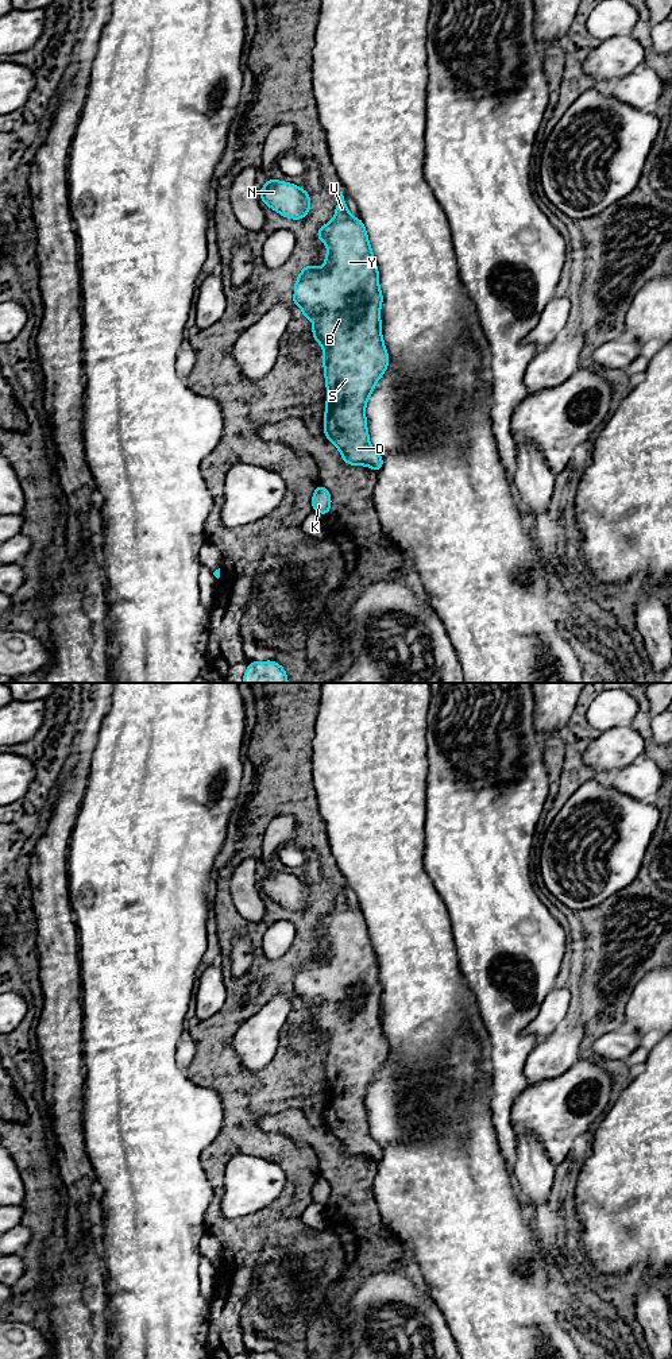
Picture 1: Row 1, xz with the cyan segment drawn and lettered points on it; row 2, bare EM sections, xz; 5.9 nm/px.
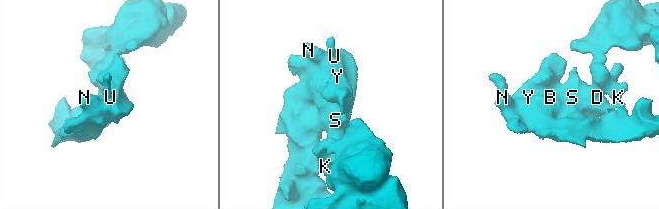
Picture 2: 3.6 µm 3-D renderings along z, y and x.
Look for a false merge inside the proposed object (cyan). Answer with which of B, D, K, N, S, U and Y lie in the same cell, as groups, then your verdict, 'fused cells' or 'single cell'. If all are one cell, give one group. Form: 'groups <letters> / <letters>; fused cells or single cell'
groups B D K N S U Y; single cell

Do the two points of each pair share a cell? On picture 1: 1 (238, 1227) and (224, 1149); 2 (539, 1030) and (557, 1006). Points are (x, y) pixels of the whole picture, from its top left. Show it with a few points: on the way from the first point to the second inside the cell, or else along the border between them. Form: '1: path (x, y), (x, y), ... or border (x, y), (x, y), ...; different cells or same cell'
1: path (216, 1215), (217, 1170); same cell
2: path (544, 1024), (553, 1011); same cell

